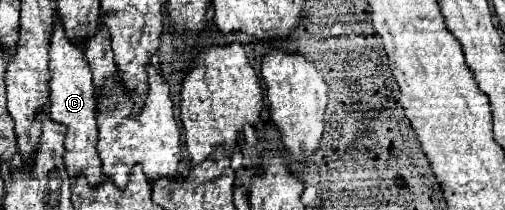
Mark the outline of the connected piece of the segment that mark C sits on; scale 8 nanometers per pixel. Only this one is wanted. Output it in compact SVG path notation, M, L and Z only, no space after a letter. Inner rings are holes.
M55 16L55 28L51 32L51 104L49 104L49 118L59 122L67 128L65 132L65 154L63 162L67 168L69 178L85 176L89 184L95 188L105 178L101 172L101 160L97 154L97 122L95 122L95 88L91 82L91 68L85 60L83 48L79 44L71 44L63 32L59 18Z

